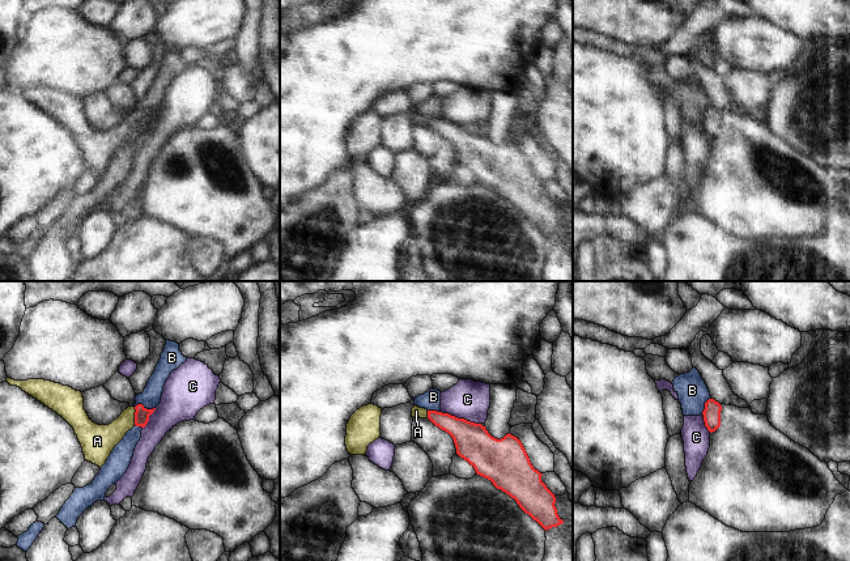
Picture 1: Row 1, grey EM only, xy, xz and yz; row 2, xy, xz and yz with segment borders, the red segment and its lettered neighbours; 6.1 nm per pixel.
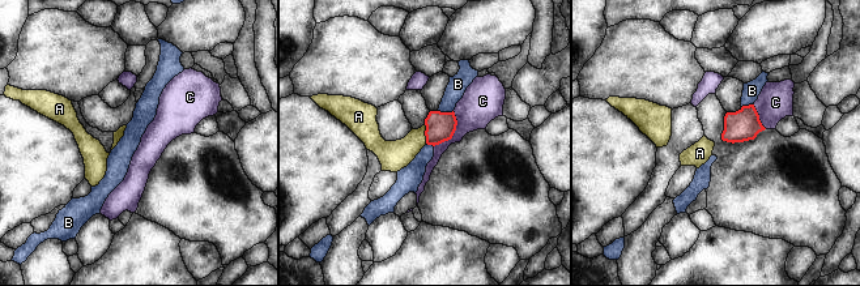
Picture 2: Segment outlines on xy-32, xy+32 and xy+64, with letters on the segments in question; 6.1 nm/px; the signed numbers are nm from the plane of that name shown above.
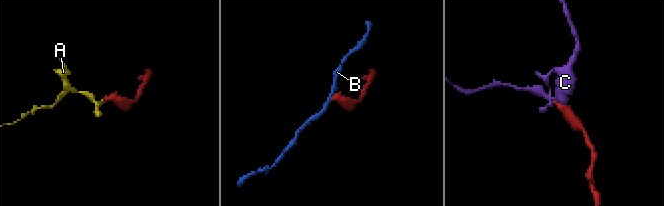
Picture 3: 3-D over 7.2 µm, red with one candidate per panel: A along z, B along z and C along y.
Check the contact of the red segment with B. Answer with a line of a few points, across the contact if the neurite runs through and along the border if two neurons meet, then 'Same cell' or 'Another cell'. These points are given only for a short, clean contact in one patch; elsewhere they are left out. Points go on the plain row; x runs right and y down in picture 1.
Line: xy (135, 113), (143, 111), (147, 115), (154, 115). Another cell

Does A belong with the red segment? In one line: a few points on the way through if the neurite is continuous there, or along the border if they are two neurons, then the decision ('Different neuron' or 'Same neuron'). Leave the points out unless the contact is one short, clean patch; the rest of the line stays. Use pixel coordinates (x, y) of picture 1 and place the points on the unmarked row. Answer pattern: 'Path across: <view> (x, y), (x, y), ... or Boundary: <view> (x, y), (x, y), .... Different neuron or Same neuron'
Path across: xy (141, 123), (135, 123), (110, 143), (101, 145). Same neuron

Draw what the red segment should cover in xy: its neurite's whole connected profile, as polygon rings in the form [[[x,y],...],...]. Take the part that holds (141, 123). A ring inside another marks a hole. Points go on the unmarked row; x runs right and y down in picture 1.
[[[7,85],[10,93],[17,93],[59,123],[61,123],[75,137],[82,154],[85,167],[98,173],[106,170],[114,154],[123,146],[126,140],[135,132],[145,135],[149,123],[154,119],[143,111],[128,114],[109,132],[93,129],[84,116],[81,98],[44,86],[14,88]]]

